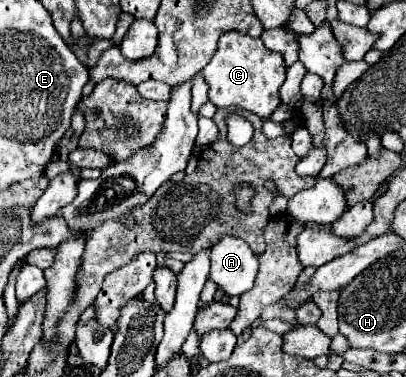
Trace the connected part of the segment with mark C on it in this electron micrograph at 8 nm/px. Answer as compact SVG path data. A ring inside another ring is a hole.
M225 33L219 39L213 59L205 65L203 77L209 85L209 101L215 107L243 107L261 119L269 119L281 105L279 87L285 81L285 61L281 53L269 51L261 39L243 33Z

